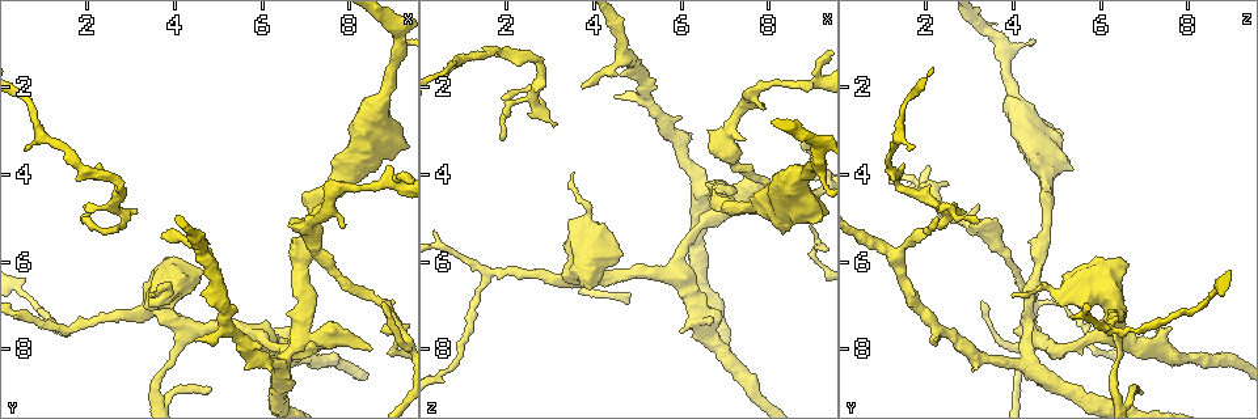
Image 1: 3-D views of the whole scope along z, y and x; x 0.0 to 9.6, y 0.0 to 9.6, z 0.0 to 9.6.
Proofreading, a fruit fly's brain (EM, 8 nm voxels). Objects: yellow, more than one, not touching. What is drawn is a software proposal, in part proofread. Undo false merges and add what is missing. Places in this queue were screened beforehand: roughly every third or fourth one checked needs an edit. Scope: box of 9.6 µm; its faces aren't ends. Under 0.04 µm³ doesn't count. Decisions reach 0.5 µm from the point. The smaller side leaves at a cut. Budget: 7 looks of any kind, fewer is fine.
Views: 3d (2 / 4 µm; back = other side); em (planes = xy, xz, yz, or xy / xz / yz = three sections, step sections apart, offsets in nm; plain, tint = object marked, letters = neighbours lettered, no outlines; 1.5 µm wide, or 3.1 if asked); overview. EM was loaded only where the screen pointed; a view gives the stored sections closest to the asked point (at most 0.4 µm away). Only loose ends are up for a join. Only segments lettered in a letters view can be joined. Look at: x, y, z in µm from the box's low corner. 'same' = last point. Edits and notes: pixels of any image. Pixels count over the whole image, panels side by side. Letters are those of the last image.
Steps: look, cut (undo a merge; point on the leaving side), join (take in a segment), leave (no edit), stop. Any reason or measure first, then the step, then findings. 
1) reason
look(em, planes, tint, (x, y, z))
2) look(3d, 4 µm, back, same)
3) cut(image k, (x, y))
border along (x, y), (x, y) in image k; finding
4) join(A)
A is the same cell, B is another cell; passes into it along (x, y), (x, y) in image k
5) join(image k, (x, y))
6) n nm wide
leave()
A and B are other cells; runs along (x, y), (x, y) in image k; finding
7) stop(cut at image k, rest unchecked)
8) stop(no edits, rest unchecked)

look(3d, 4 µm, back, (4.80, 8.95, 6.70))

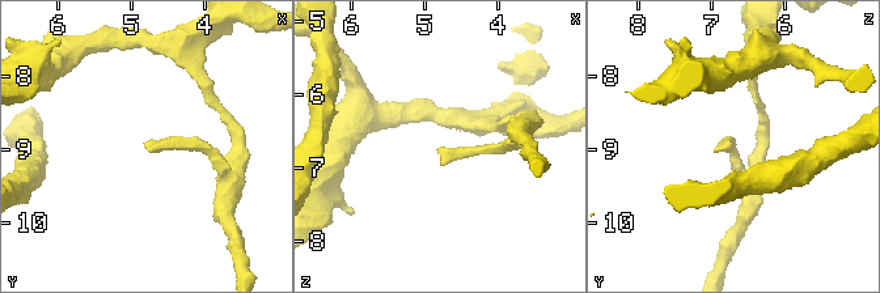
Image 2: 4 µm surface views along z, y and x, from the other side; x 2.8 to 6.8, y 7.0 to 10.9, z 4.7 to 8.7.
look(em, planes, letters, (4.85, 8.95, 6.75))

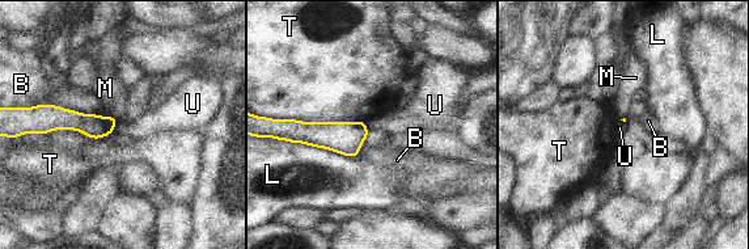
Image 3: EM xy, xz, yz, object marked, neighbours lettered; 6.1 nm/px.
leave()
B, L, M, T and U are other cells; none of them fits

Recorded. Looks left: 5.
arms part here
look(3d, 4 µm, (1.55, 7.55, 6.30))

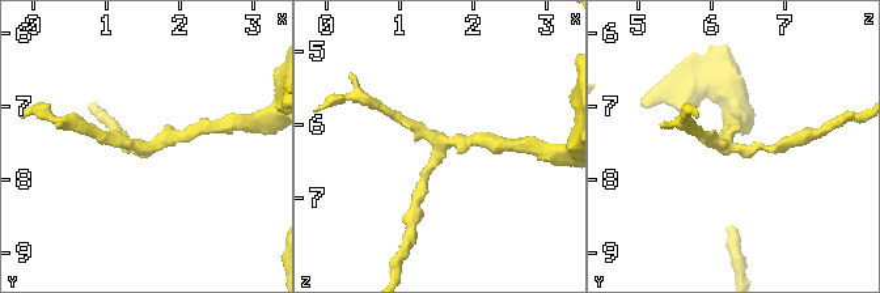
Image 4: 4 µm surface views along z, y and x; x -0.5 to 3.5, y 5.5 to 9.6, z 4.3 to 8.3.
now the EM
look(em, planes, tint, (1.60, 7.55, 6.25))

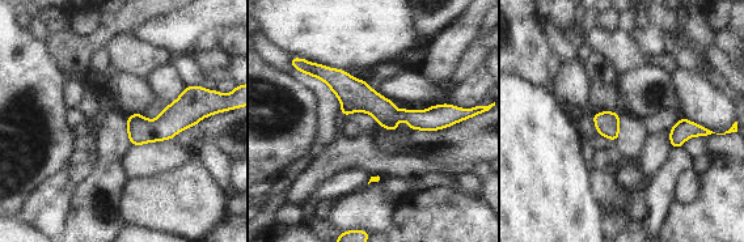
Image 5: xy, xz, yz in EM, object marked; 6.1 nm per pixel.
look(em, planes, letters, same)

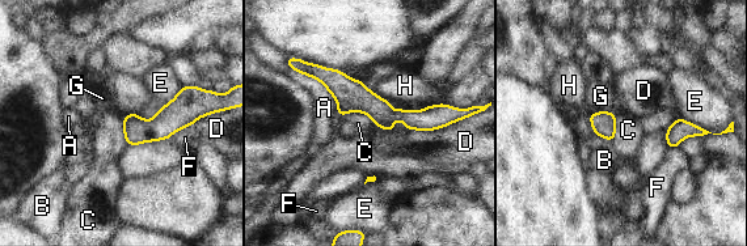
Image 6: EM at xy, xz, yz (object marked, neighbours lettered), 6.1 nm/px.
leave()
A, B, C, D, E, F, G and H are other cells; runs along (337, 83), (383, 114), (478, 109) in image 6; continuous, no second neuron

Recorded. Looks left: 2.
a narrow waist
look(em, planes, letters, (8.85, 6.95, 4.50))

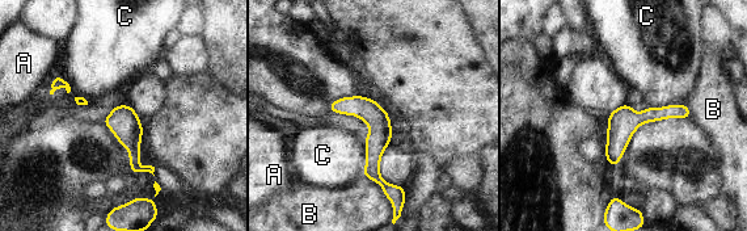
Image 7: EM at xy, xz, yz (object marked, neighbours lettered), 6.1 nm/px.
150 nm wide
leave()
A, B and C are other cells; runs along (334, 104), (375, 124), (374, 175), (388, 190) in image 7; all the same neuron

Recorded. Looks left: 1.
stop(no edits, rest unchecked)

